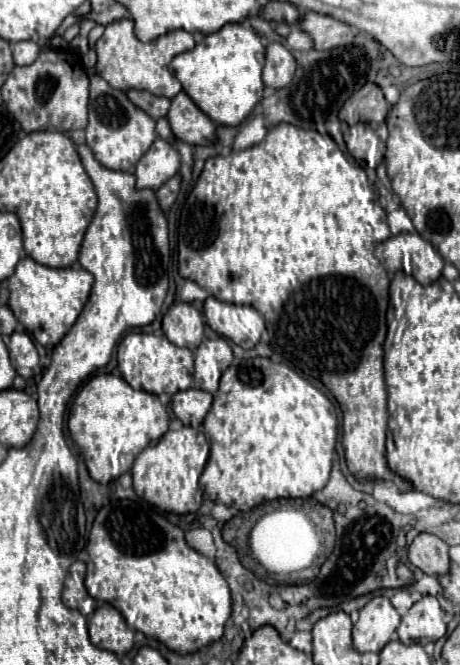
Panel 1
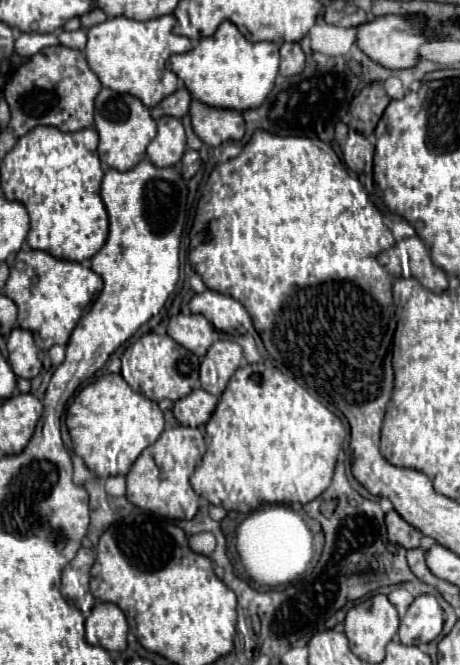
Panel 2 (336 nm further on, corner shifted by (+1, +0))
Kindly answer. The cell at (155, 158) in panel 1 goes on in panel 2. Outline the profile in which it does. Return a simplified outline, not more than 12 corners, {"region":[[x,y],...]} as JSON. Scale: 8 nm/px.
{"region":[[160,117],[148,159],[176,165],[186,151],[180,119]]}

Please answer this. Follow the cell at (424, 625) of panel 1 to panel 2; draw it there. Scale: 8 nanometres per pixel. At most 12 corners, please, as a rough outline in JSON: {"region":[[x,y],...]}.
{"region":[[420,595],[400,619],[400,643],[422,645],[442,633],[442,607]]}

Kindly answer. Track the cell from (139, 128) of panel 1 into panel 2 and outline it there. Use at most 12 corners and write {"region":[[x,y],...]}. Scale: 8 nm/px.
{"region":[[102,89],[94,125],[102,165],[128,171],[156,135],[150,109]]}

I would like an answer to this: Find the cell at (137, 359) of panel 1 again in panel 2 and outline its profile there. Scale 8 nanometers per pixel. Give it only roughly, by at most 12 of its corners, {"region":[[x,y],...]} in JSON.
{"region":[[172,337],[136,339],[121,375],[152,401],[198,385],[200,361]]}

